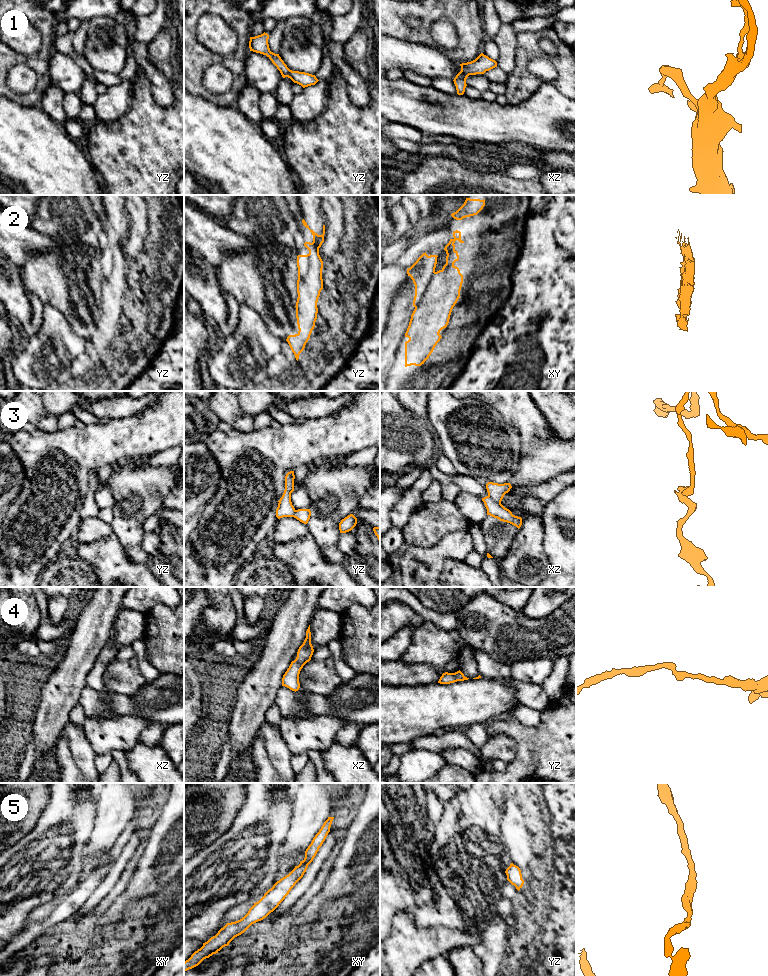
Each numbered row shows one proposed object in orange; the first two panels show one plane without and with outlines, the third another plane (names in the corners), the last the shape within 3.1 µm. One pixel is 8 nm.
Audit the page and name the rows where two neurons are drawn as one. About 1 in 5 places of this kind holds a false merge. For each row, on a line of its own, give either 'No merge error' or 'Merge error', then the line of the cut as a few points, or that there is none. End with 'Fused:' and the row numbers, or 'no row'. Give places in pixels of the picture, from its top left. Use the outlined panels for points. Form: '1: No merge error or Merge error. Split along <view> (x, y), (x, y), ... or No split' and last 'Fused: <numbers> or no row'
1: No merge error. No split
2: Merge error. Split along xy (435, 272), (421, 301), (415, 307)
3: Merge error. Split along xz (488, 495), (500, 502)
4: No merge error. No split
5: No merge error. No split
Fused: 2, 3

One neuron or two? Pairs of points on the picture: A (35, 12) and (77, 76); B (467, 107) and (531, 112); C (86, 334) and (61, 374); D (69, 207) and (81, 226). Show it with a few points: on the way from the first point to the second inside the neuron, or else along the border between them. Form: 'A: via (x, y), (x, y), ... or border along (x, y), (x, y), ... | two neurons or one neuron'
A: border along (54, 51), (50, 57), (48, 74) | two neurons
B: via (483, 114), (515, 114) | one neuron
C: border along (67, 321), (72, 330), (85, 341) | two neurons
D: via (69, 212), (76, 221) | one neuron

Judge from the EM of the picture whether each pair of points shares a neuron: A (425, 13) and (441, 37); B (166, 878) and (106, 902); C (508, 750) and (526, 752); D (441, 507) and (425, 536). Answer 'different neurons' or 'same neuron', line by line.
A: different neurons
B: different neurons
C: different neurons
D: same neuron

